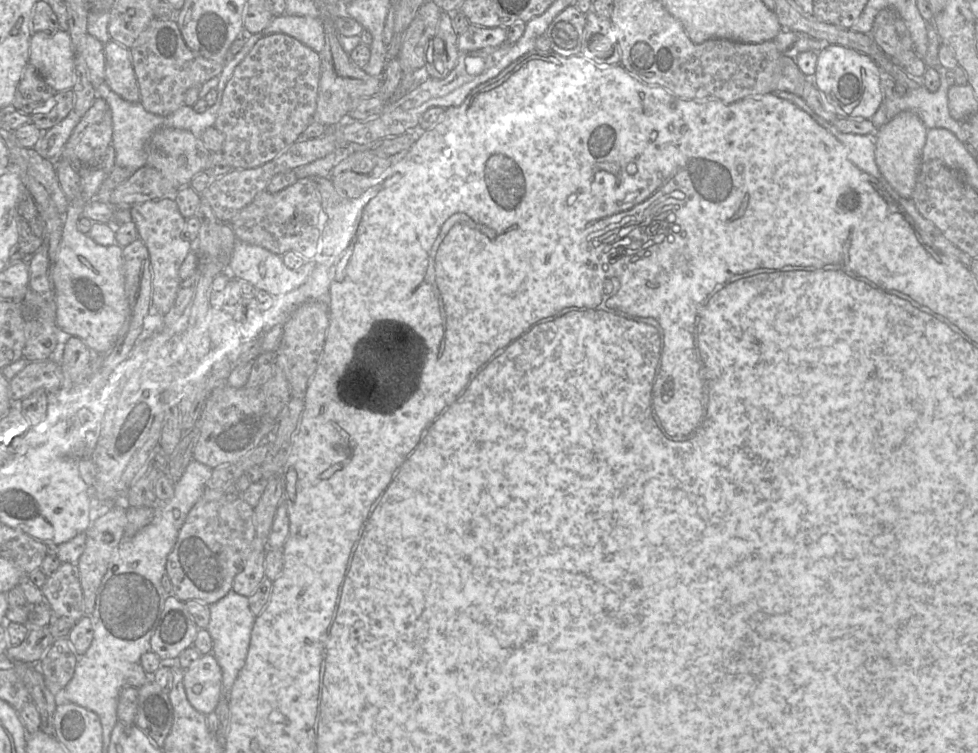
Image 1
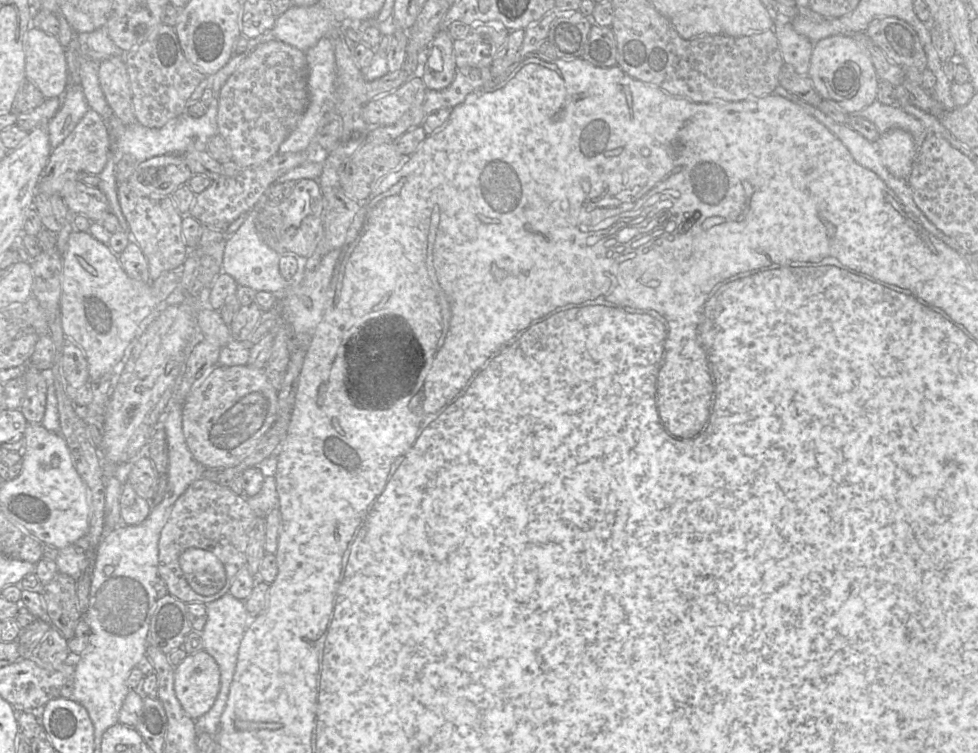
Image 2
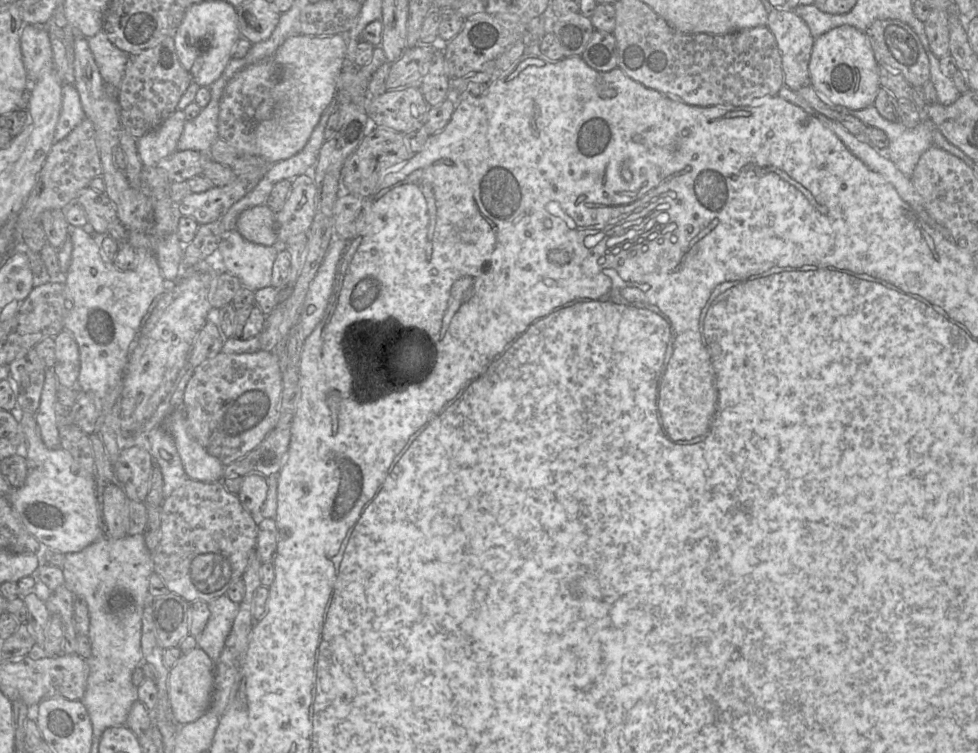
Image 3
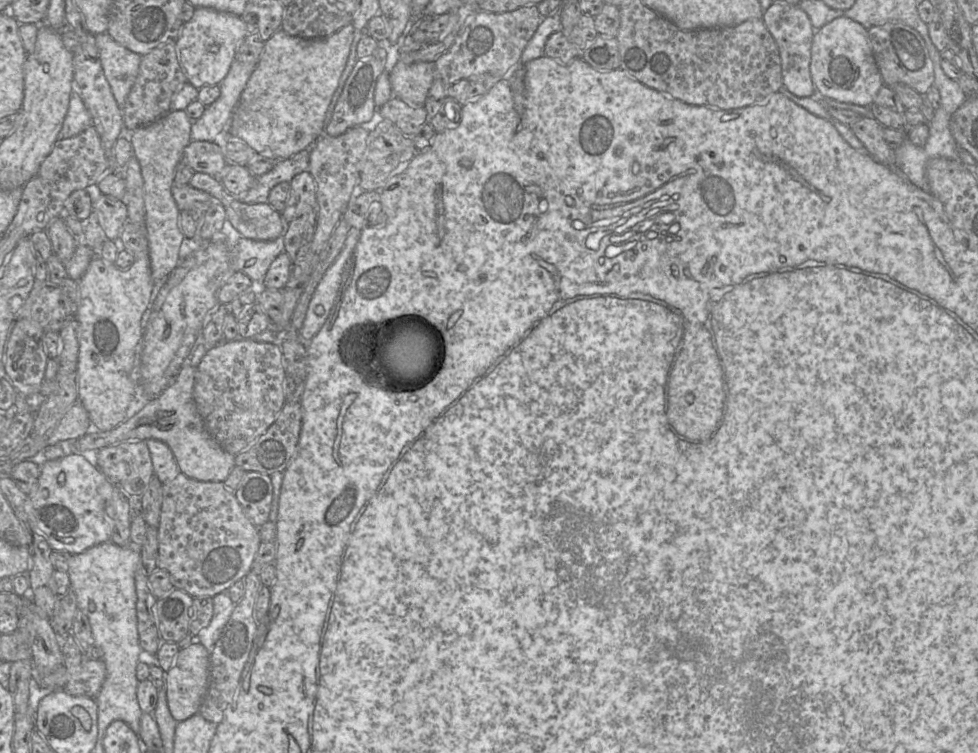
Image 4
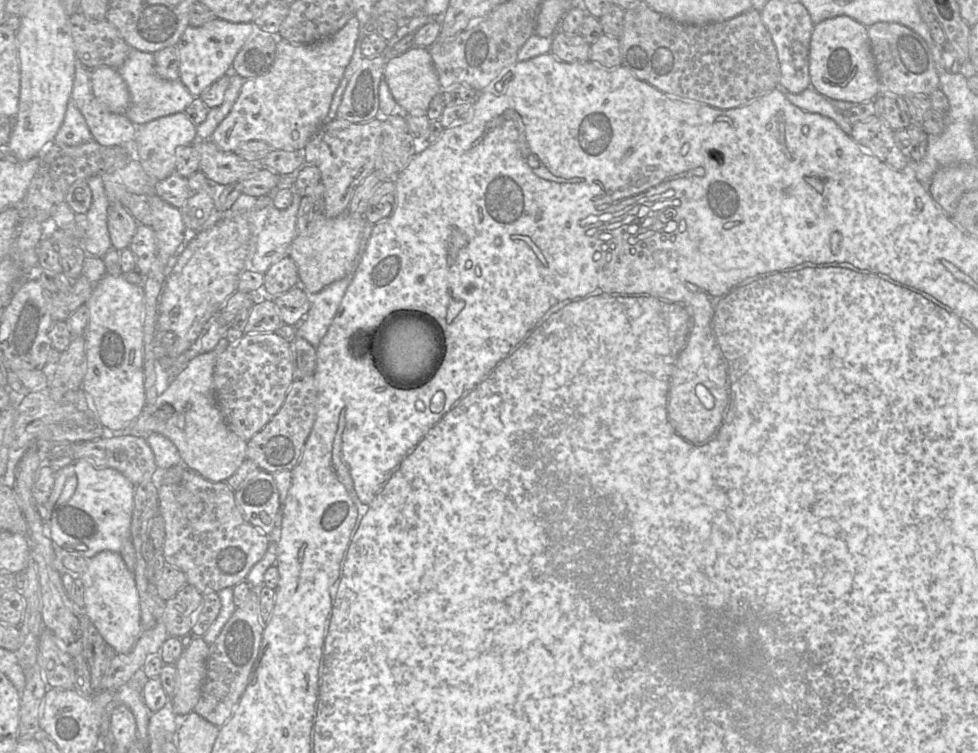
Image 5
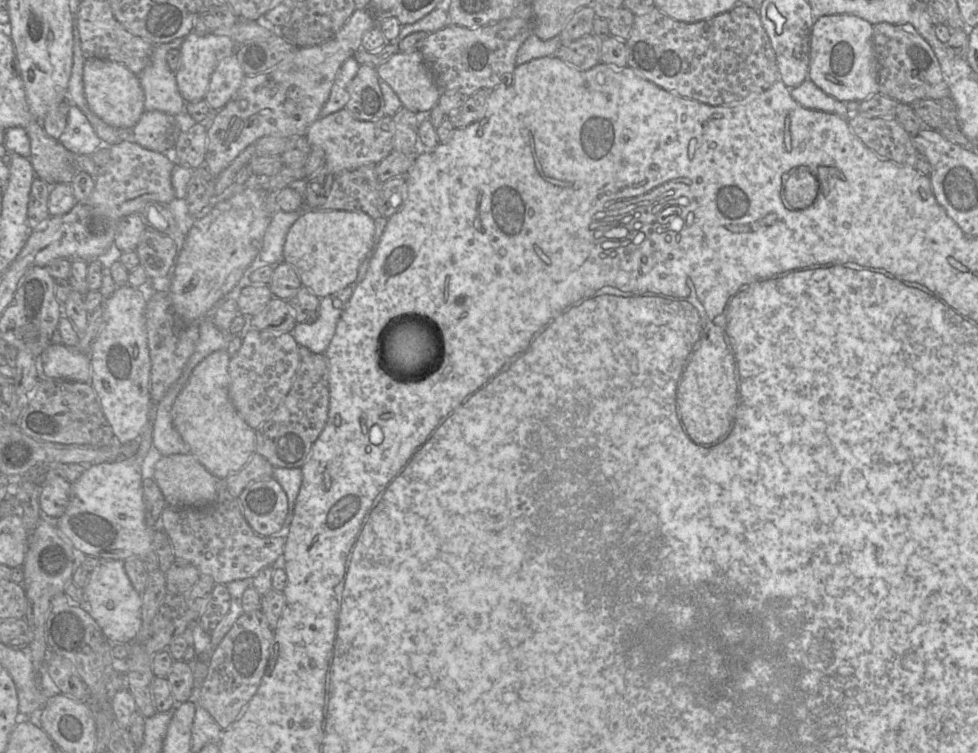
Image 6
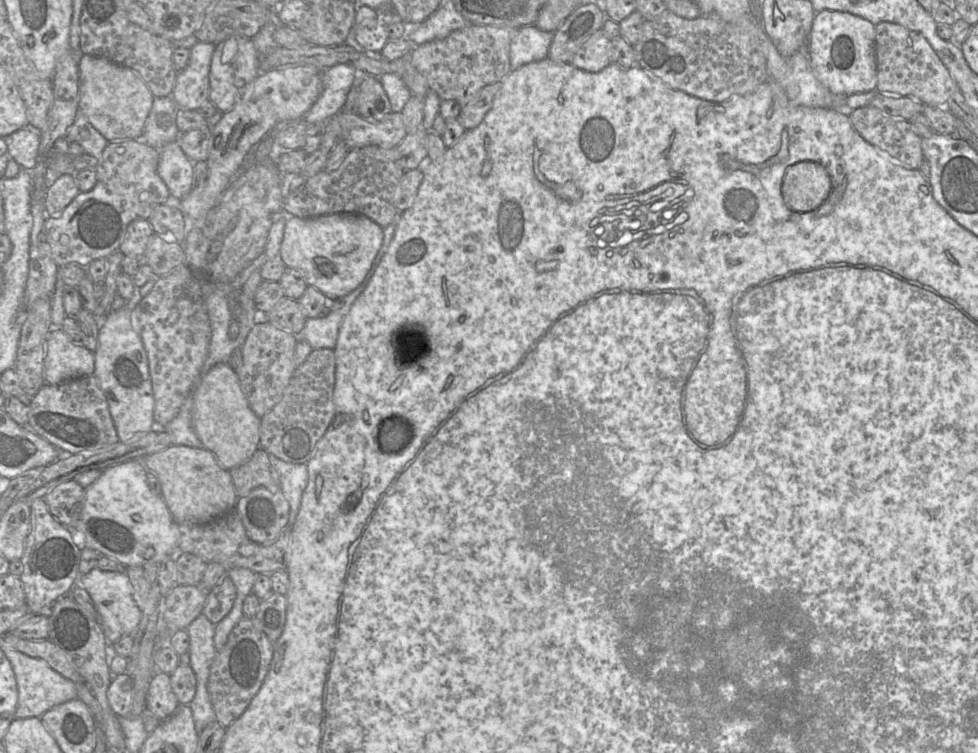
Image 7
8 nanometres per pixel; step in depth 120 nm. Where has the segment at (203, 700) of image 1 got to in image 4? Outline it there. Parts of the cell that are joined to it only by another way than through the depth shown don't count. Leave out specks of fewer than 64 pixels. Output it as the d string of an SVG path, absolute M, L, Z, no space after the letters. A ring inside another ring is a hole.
M199 642L181 649L167 672L169 711L178 723L199 713L209 684L210 652Z

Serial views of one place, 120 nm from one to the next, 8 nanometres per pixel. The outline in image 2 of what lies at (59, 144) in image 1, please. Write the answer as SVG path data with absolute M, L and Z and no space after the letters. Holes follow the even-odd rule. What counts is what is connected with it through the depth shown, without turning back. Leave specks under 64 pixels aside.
M78 84L70 85L61 97L61 101L59 110L47 125L51 149L63 142L89 108Z

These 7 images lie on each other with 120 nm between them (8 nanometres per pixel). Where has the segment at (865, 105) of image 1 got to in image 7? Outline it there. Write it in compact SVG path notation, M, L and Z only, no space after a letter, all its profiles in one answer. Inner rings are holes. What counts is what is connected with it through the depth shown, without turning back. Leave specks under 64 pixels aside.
M842 11L817 12L808 40L808 57L816 78L837 97L876 89L876 29L865 18Z

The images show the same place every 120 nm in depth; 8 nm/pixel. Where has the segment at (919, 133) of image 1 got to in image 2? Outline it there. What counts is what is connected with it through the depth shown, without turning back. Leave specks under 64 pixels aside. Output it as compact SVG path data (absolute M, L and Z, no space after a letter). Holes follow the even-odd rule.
M894 128L882 133L876 144L881 160L889 172L907 180L919 148L911 134Z

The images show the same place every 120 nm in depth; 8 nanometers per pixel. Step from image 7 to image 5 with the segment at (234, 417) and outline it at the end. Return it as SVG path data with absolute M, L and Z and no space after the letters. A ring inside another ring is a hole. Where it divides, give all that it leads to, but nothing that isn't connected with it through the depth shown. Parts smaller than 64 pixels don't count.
M223 336L213 350L195 356L154 403L145 404L129 428L118 432L105 429L103 437L162 434L177 447L184 467L212 482L226 482L245 460L247 448L247 441L239 438L226 425L215 399L214 367L218 356L228 345Z

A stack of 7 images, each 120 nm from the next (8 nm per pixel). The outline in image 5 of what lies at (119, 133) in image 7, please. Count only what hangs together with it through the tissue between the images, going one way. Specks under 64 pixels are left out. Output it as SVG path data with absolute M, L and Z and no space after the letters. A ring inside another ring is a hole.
M99 66L91 70L92 89L99 102L110 112L125 114L130 105L128 87L117 69Z

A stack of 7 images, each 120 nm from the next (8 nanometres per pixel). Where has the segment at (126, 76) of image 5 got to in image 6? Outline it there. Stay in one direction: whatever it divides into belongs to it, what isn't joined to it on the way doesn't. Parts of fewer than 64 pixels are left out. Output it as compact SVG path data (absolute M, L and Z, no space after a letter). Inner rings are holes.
M180 38L170 43L154 46L151 62L139 75L137 75L144 92L145 111L158 110L171 116L176 116L182 112L186 112L186 102L179 92L175 73L169 69L166 61L166 54L173 48L178 49L183 42L183 39L184 38Z

